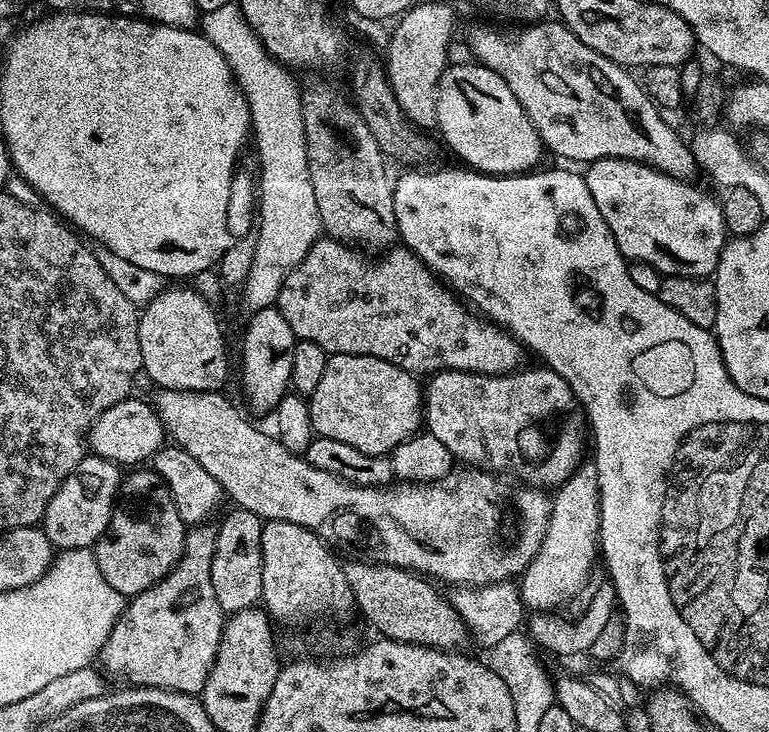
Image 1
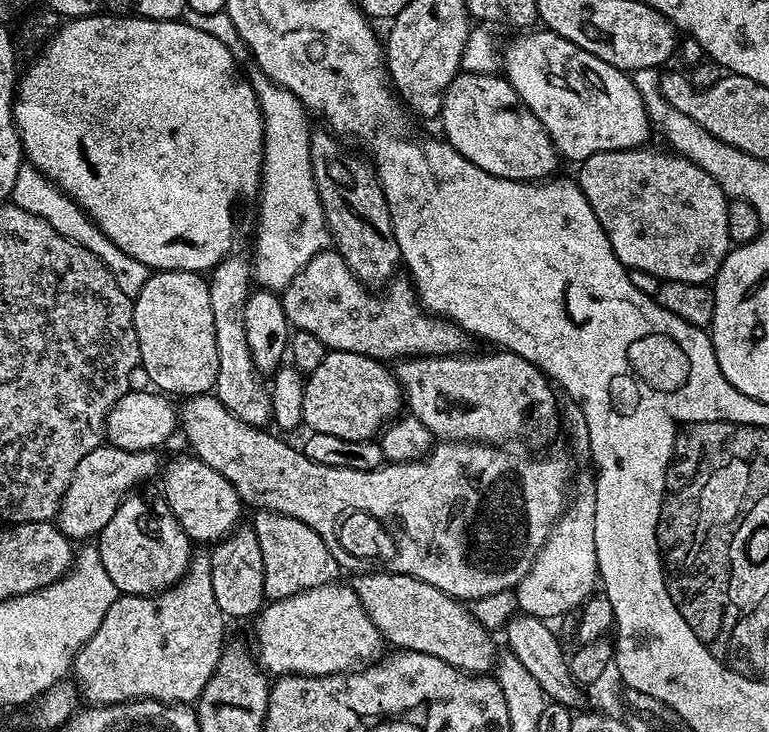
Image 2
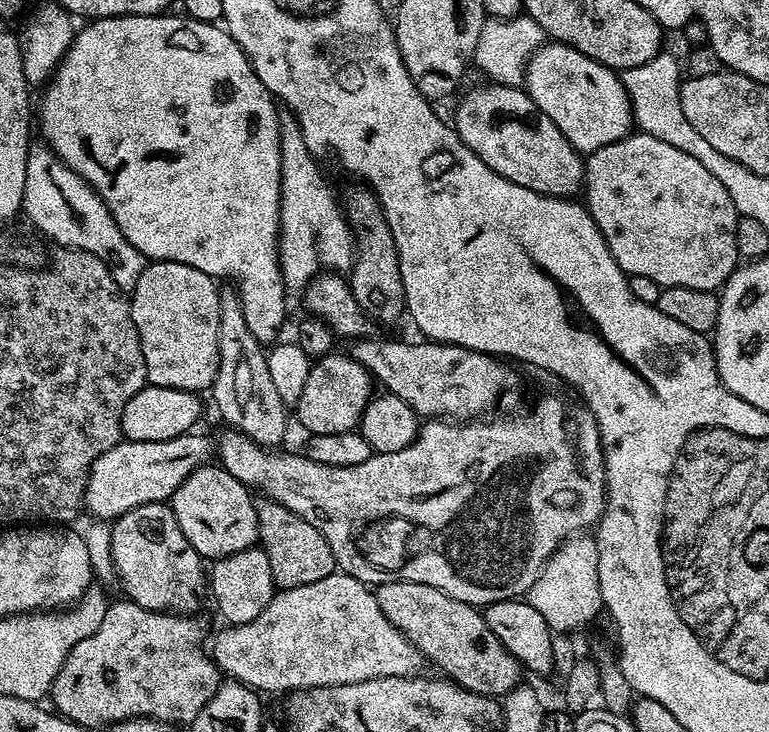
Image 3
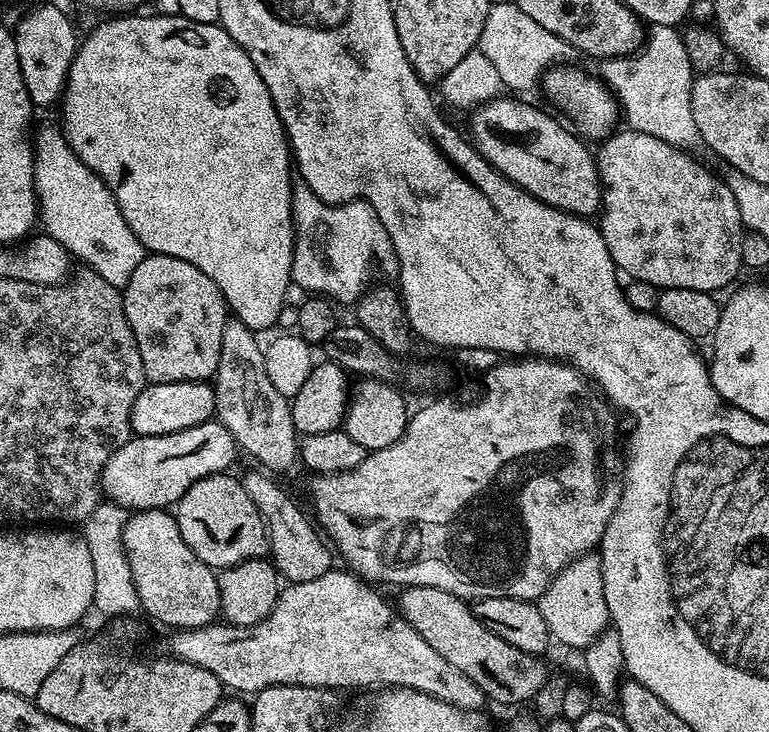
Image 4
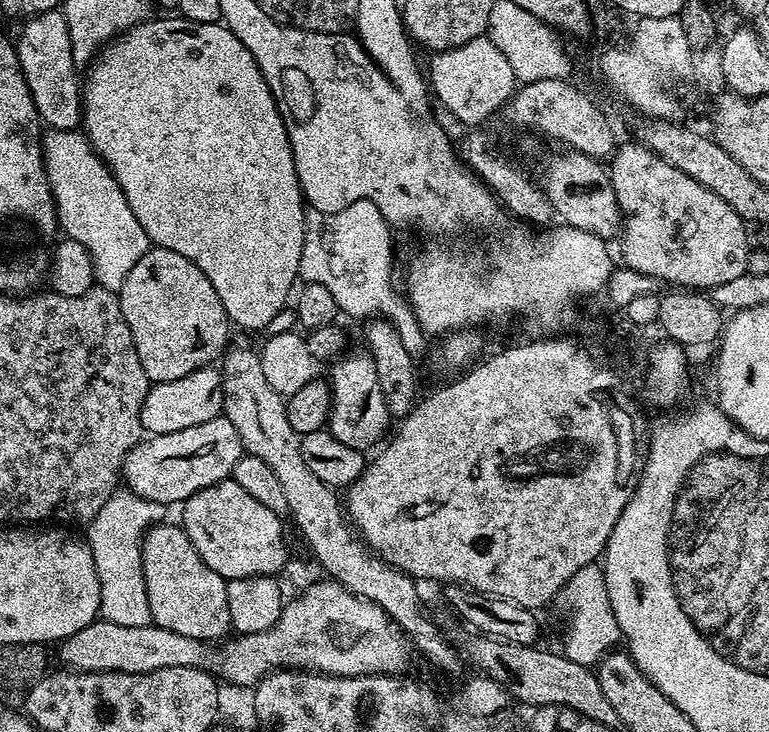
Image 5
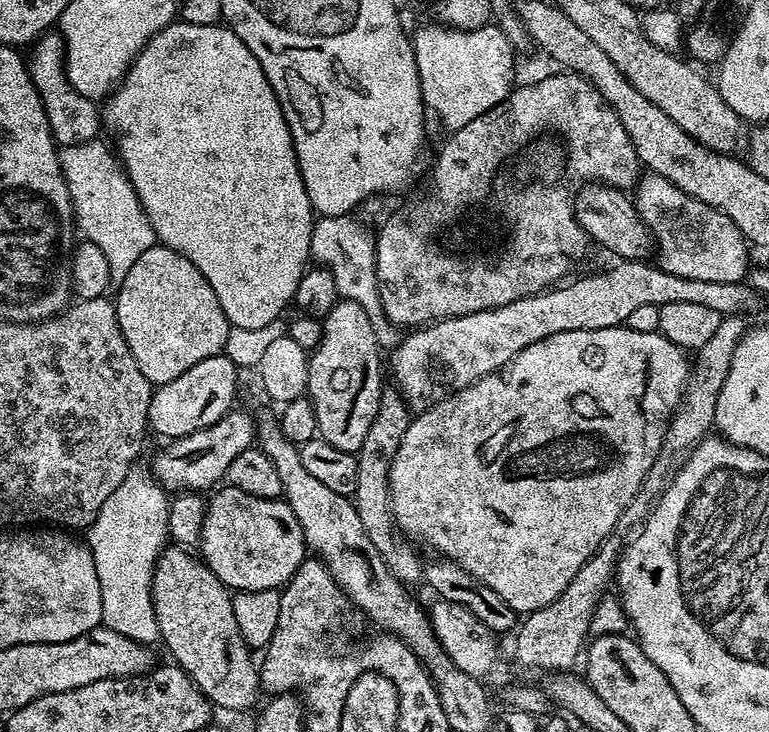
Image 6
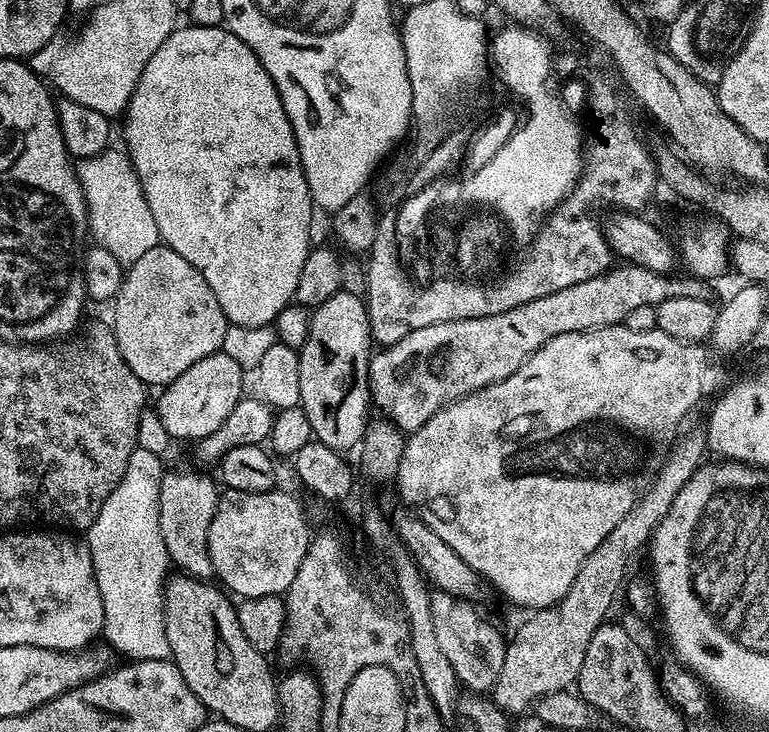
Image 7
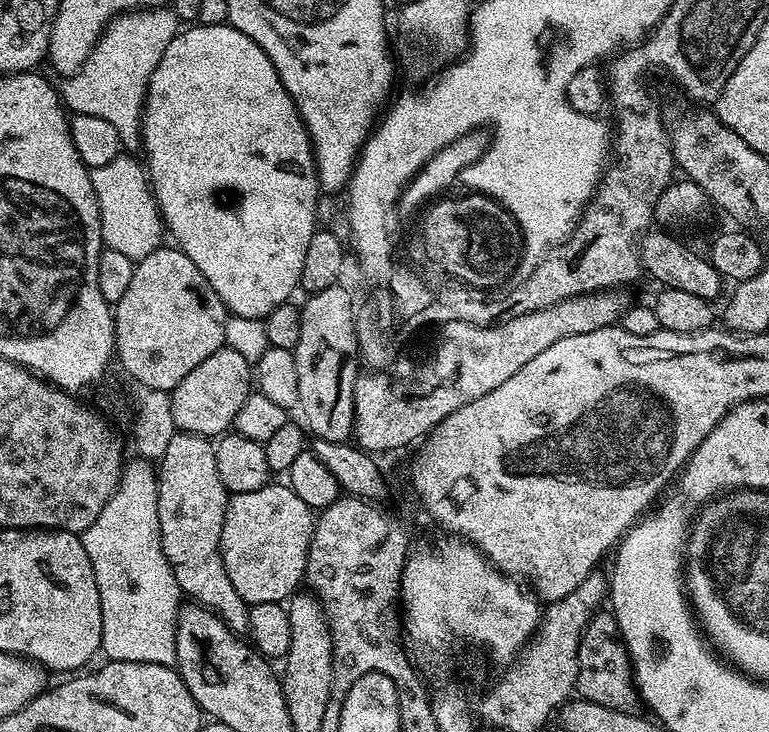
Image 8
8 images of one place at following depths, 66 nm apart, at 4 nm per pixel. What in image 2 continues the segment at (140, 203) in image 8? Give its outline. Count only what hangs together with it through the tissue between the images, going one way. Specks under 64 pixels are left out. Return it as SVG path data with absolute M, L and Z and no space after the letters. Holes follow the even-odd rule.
M21 163L18 178L14 180L14 190L10 200L22 210L26 210L26 214L36 214L38 218L50 222L50 226L54 226L54 230L58 230L58 234L62 234L62 238L74 242L79 248L90 250L90 254L94 254L107 266L110 274L114 274L114 282L118 282L122 294L135 298L148 285L150 270L145 264L130 258L130 254L126 254L126 250L118 250L118 246L114 246L114 242L89 218L87 212L83 212L76 205L75 200L70 199L58 185L47 180L32 164Z

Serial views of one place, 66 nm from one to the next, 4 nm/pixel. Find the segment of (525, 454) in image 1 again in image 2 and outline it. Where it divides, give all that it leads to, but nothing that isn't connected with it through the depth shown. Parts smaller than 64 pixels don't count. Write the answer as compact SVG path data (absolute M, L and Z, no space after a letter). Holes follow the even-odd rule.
M492 350L489 356L414 356L395 365L396 381L404 389L406 408L411 415L432 431L441 441L463 440L473 444L512 446L515 440L536 444L561 435L561 405L556 402L557 389L538 366L526 362L507 350Z

